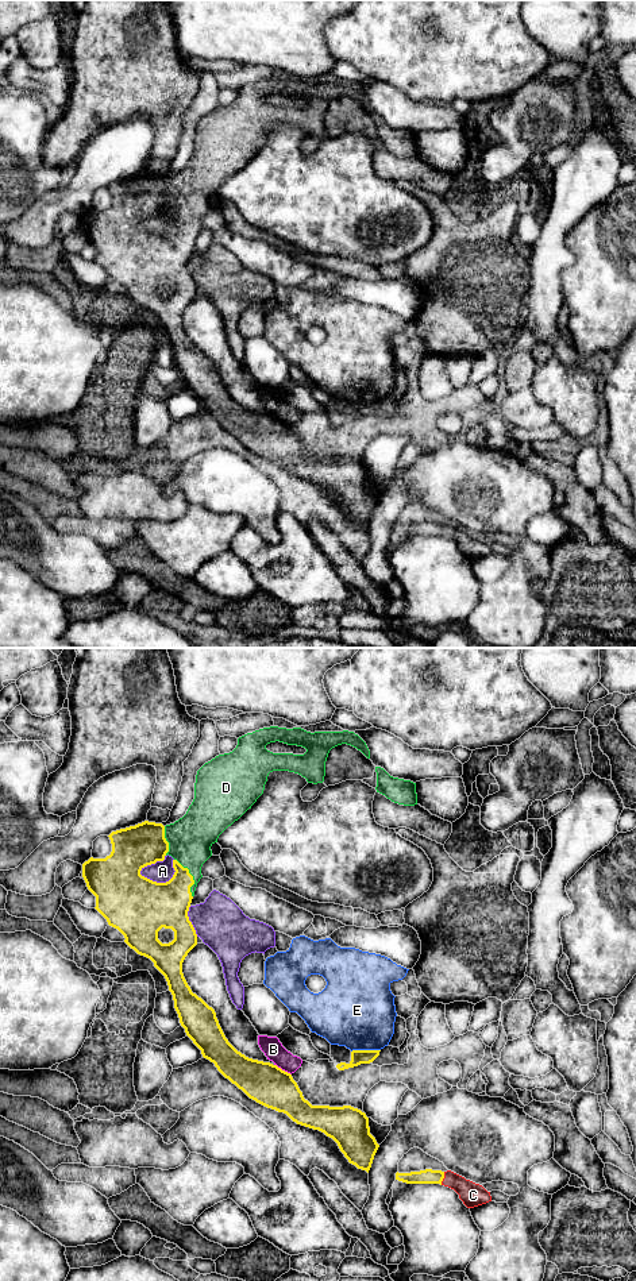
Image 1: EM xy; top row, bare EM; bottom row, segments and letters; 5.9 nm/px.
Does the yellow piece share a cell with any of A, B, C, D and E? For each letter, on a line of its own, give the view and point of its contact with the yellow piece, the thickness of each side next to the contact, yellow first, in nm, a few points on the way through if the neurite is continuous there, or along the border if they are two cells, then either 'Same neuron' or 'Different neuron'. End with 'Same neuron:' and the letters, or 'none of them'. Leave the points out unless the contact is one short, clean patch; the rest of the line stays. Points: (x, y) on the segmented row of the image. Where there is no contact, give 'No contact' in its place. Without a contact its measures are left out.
A: Touches yellow at xy (164, 883). Thickness 360 nm (yellow) against 130 nm. Different neuron
B: Touches yellow at xy (281, 1069). Thickness 240 nm (yellow) against 120 nm. Different neuron
C: Touches yellow at xy (443, 1177). Thickness 90 nm (yellow) against 140 nm. Path across: xy (428, 1176), (443, 1177), (458, 1183), (473, 1195). Same neuron
D: Touches yellow at xy (192, 876). Thickness 280 nm (yellow) against 260 nm. Same neuron
E: Touches yellow at xy (365, 1050). Thickness 90 nm (yellow) against 460 nm. Different neuron
Same neuron: C, D

